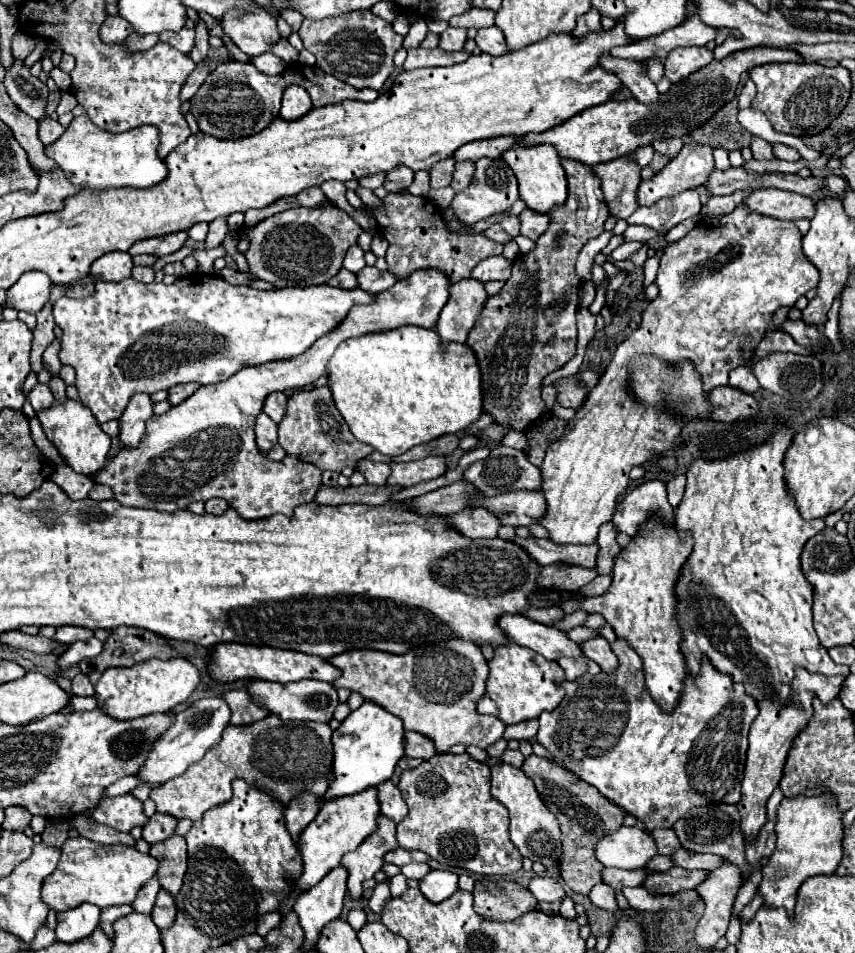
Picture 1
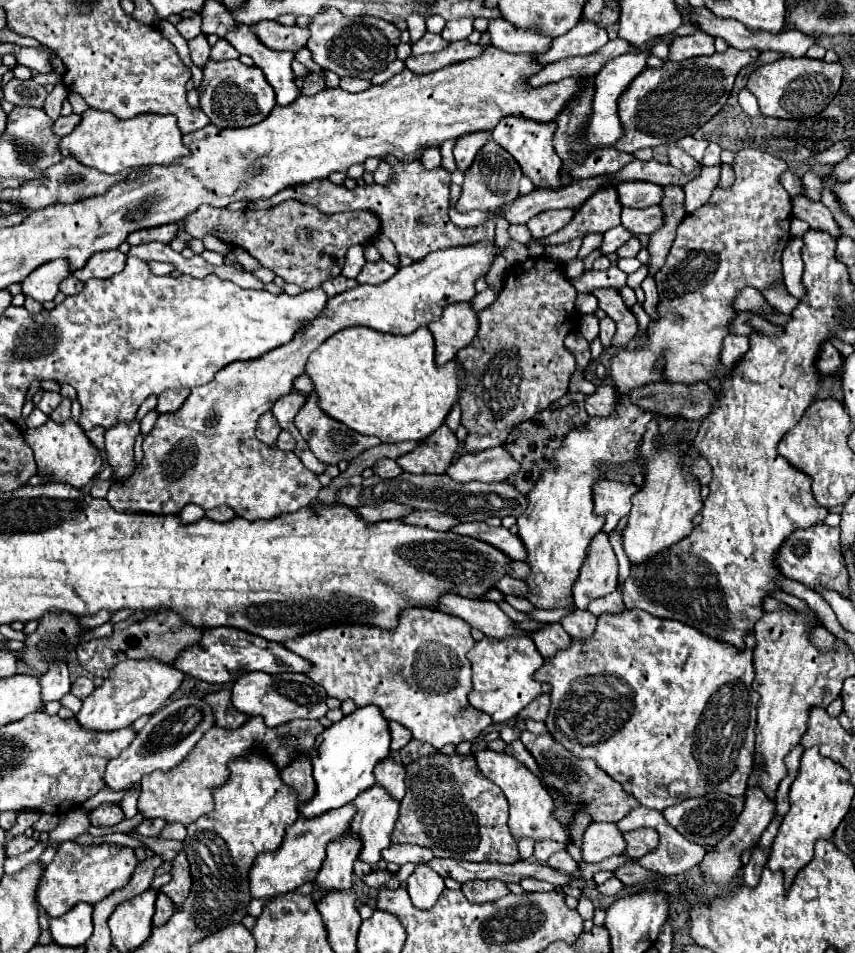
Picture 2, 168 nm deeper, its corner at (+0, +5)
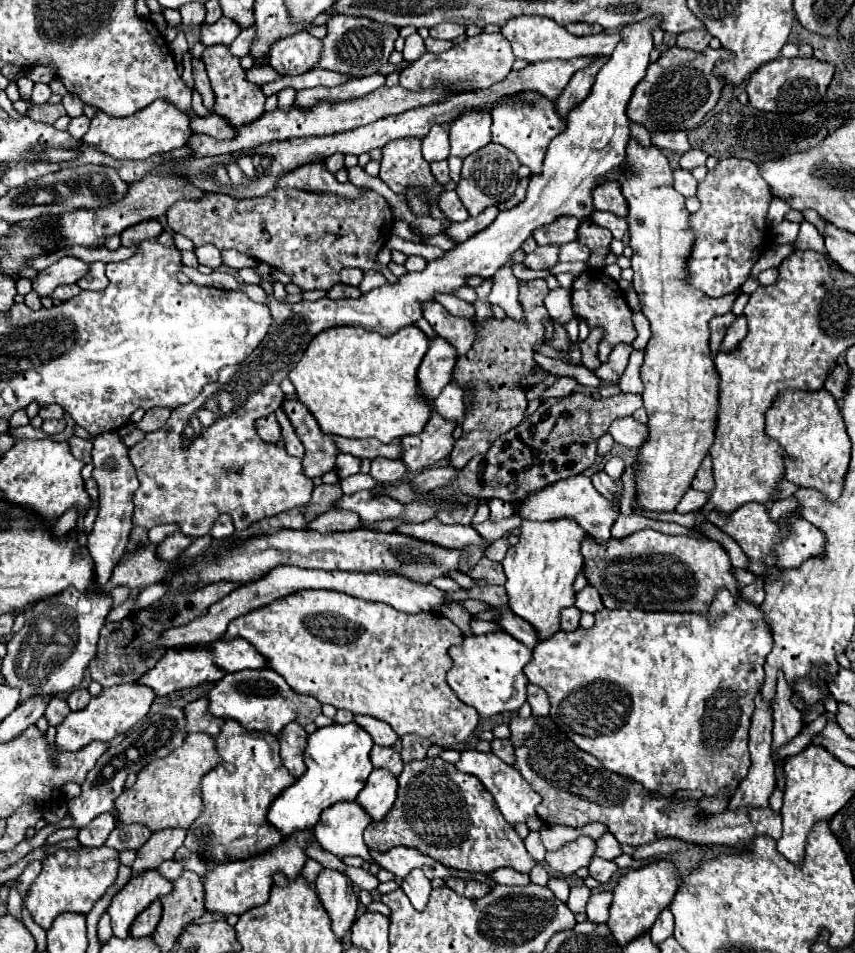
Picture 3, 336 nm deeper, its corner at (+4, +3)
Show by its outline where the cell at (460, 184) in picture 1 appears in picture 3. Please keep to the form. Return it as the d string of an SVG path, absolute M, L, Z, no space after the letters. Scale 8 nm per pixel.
M468 110L450 124L450 156L466 158L490 142L490 112Z

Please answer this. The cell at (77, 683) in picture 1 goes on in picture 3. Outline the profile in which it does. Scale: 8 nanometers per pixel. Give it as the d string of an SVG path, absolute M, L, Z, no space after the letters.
M78 688L78 690L72 690L70 692L70 696L68 696L68 706L72 708L72 710L82 710L82 708L86 708L88 706L88 702L90 702L90 692L88 690L84 690L84 688Z

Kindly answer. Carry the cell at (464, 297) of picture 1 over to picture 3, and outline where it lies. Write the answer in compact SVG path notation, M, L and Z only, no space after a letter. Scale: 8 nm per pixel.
M432 338L430 348L418 368L418 382L426 398L436 398L440 390L452 380L452 368L456 366L456 348L446 338Z

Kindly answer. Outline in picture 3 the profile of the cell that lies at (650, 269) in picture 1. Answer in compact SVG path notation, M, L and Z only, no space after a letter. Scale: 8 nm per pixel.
M633 312L632 321L638 334L632 346L636 350L644 350L651 336L650 324L642 312Z

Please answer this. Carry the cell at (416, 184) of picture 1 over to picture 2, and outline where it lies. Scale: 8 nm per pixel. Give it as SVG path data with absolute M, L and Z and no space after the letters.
M426 148L424 152L422 152L422 164L424 164L424 168L428 168L428 170L434 170L434 168L438 168L440 166L440 150L438 148Z

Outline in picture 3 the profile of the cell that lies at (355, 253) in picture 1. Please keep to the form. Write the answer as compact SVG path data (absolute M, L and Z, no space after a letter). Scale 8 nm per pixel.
M344 268L344 270L340 270L340 282L358 286L362 282L362 272L358 268Z

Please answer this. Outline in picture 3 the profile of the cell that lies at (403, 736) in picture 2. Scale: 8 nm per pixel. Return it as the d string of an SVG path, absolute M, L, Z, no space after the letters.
M356 716L356 724L360 724L364 730L368 730L368 734L372 734L372 738L378 746L394 746L396 740L400 738L386 722L370 718L370 716Z

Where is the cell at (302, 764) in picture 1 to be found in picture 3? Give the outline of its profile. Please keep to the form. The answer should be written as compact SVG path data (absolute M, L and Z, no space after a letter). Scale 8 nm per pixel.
M188 734L180 748L176 748L166 758L160 758L158 762L150 762L144 770L138 772L136 784L118 796L116 810L120 814L120 822L138 822L154 832L164 828L190 828L204 812L200 780L218 764L220 756L216 752L216 740L208 734Z

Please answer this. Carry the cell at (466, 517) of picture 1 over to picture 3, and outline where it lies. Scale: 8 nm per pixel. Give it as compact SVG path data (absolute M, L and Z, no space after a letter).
M360 490L352 496L344 496L340 502L336 502L336 508L352 510L352 512L360 514L360 518L366 524L400 518L400 514L404 514L404 506L400 502L396 502L388 496L376 498L370 490Z

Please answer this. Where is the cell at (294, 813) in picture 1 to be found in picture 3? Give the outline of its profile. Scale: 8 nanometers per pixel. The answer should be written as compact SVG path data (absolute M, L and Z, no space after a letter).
M290 722L282 732L280 732L280 758L284 762L284 766L288 768L288 772L294 778L300 778L306 770L304 764L304 746L306 746L306 730L302 726L298 726L296 722Z

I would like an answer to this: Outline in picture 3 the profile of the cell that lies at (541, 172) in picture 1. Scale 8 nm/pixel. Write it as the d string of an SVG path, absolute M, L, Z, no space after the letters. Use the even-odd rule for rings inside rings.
M524 92L518 96L520 100L496 106L492 114L492 142L506 146L512 150L522 166L528 166L532 174L538 174L542 168L542 160L548 148L548 142L564 130L564 120L554 112L554 102L540 96L540 94L530 94ZM522 100L530 100L530 104L524 104Z

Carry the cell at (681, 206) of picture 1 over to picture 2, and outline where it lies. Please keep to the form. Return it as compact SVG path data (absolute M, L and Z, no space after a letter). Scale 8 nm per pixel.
M652 206L652 208L642 208L642 210L636 210L636 208L622 208L622 226L632 232L634 236L636 234L650 234L654 232L656 228L660 228L662 224L662 210L660 206Z

